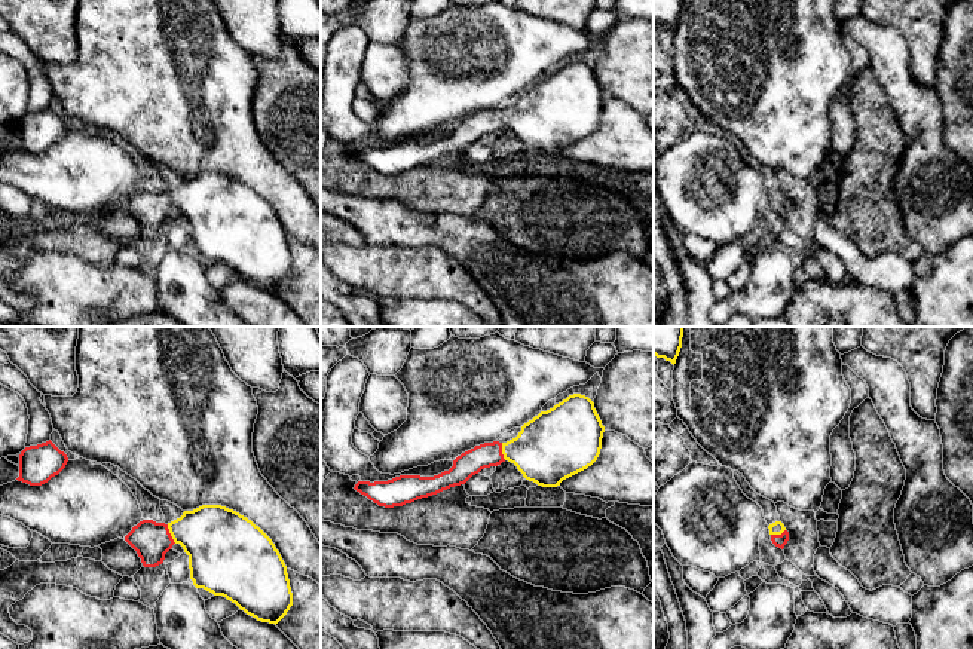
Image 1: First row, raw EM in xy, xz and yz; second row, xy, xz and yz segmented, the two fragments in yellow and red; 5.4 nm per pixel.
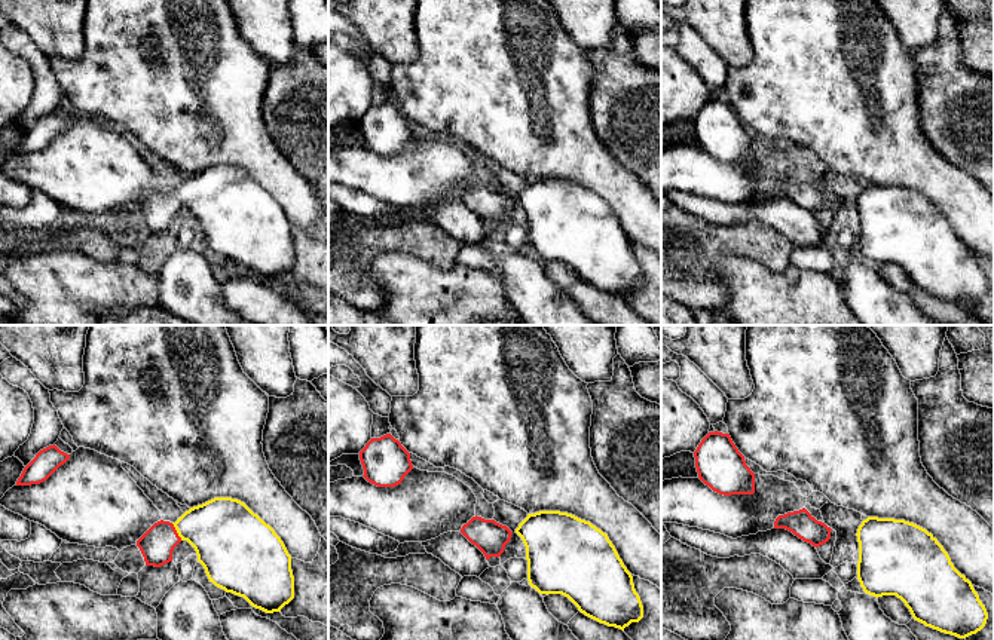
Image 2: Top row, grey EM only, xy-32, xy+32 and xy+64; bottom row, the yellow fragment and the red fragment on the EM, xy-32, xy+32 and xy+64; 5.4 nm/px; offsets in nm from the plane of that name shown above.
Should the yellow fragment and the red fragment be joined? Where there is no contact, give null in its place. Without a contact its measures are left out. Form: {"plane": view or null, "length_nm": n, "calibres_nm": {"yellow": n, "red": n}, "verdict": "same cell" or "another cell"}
{"plane": "xy", "length_nm": 120, "calibres_nm": {"yellow": 360, "red": 200}, "verdict": "same cell"}

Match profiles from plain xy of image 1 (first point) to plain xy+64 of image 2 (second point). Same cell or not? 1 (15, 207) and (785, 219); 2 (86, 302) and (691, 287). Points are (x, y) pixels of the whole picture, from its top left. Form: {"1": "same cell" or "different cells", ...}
{"1": "same cell", "2": "different cells"}

